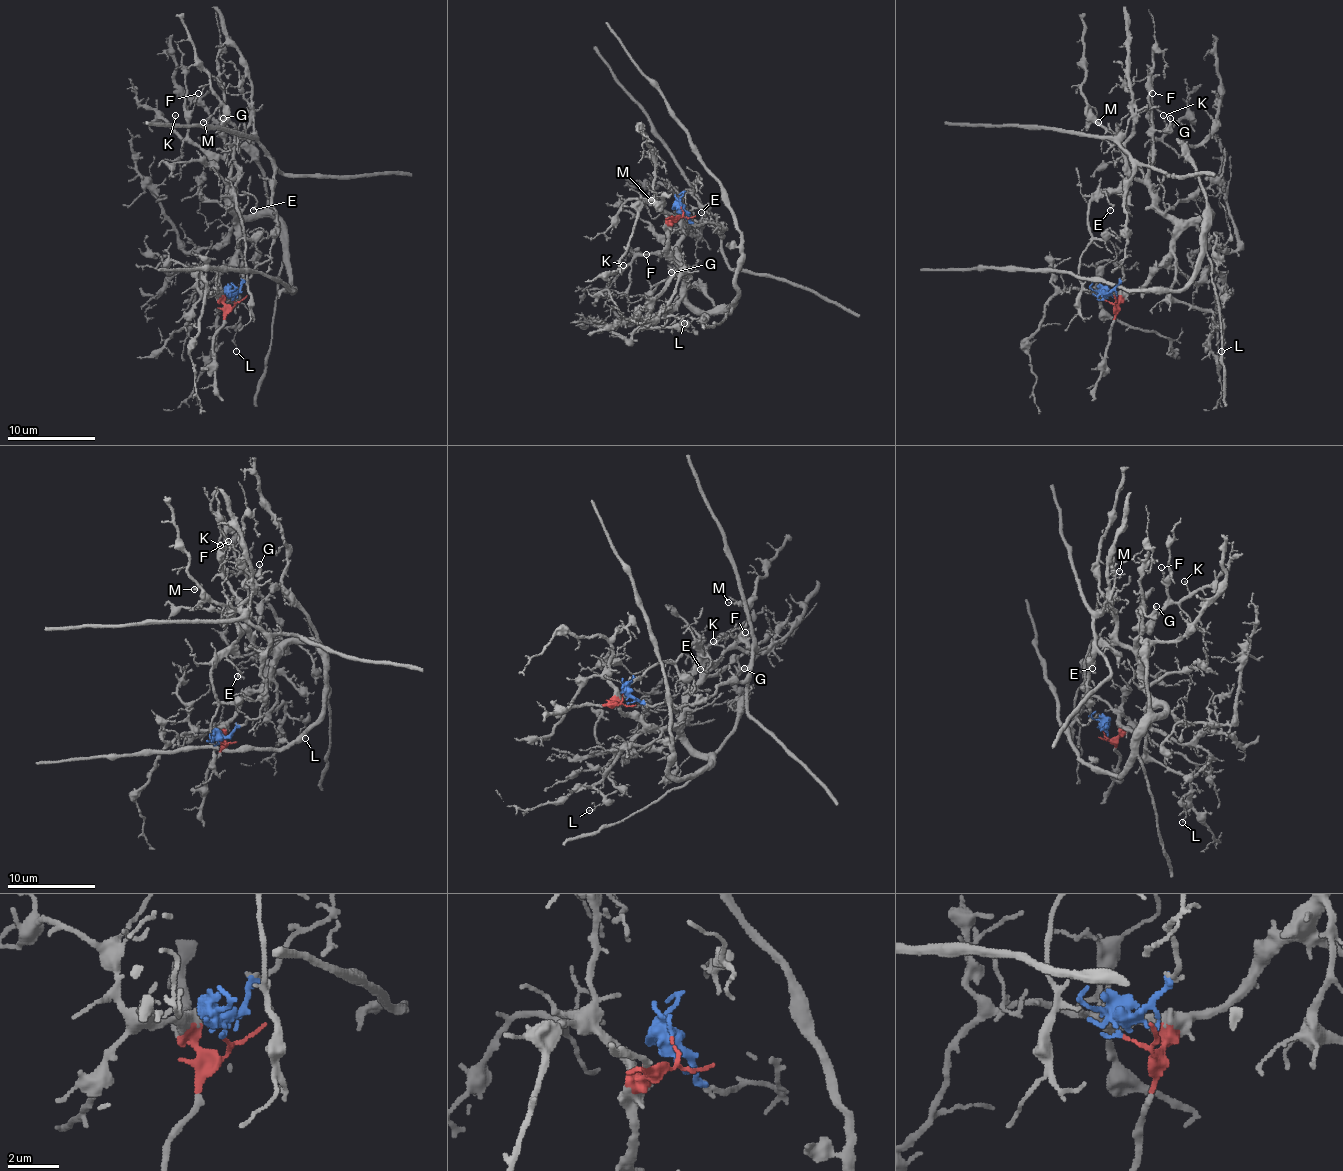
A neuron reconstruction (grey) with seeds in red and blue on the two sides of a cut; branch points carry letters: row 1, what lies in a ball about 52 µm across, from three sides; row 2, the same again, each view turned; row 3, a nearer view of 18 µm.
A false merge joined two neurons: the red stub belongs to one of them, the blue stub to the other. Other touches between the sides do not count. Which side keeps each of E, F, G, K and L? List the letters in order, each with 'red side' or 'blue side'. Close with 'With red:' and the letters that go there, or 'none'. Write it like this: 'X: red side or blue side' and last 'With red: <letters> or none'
E: red side
F: red side
G: red side
K: red side
L: red side
With red: E, F, G, K, L

